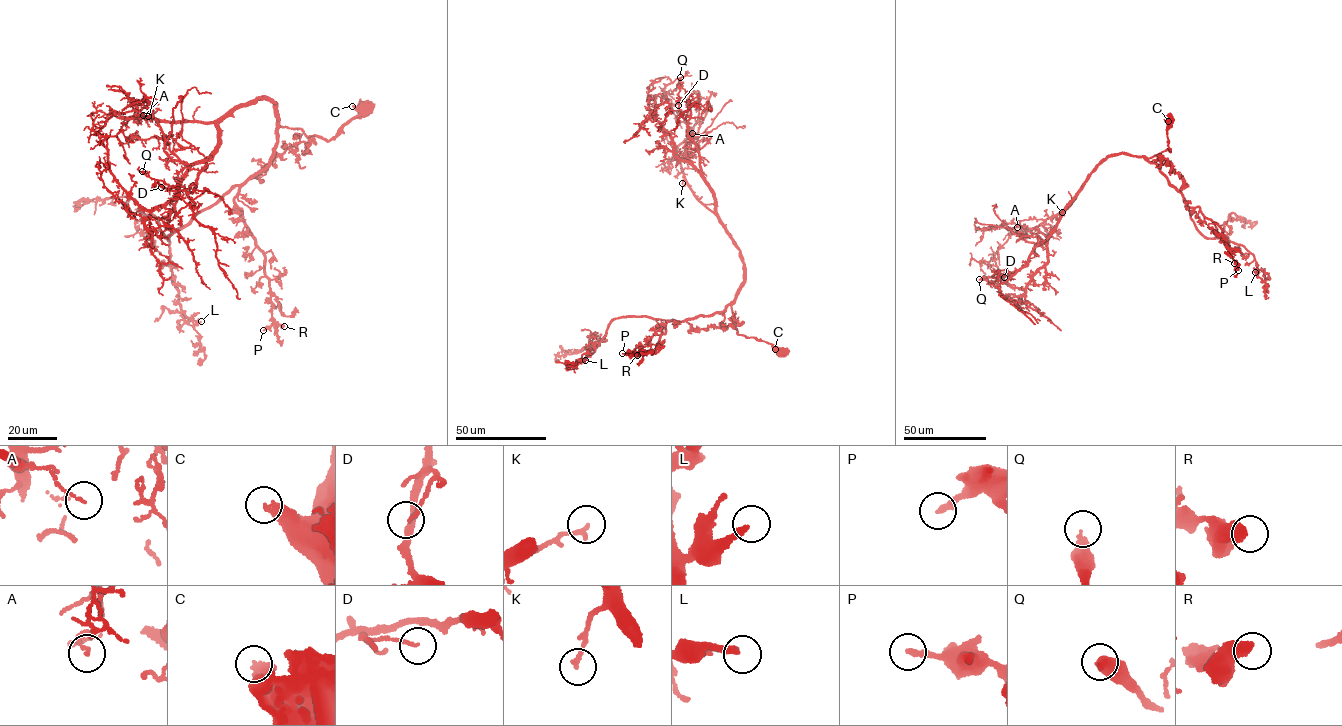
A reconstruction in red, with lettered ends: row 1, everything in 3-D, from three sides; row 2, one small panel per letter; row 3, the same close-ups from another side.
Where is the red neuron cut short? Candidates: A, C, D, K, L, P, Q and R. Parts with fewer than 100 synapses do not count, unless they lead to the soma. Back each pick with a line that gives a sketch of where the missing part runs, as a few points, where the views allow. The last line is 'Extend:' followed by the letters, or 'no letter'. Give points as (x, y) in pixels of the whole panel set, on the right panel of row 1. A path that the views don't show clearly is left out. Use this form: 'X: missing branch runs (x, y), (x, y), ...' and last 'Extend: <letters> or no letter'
Extend: no letter

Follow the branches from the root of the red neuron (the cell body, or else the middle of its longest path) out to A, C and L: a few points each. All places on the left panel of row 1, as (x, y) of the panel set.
A: (367, 108), (326, 140), (278, 124), (274, 103), (263, 96), (212, 121), (127, 116), (143, 115)
C: (367, 108), (352, 106)
L: (367, 108), (328, 140), (277, 125), (264, 168), (171, 232), (179, 305), (194, 324), (201, 321)

